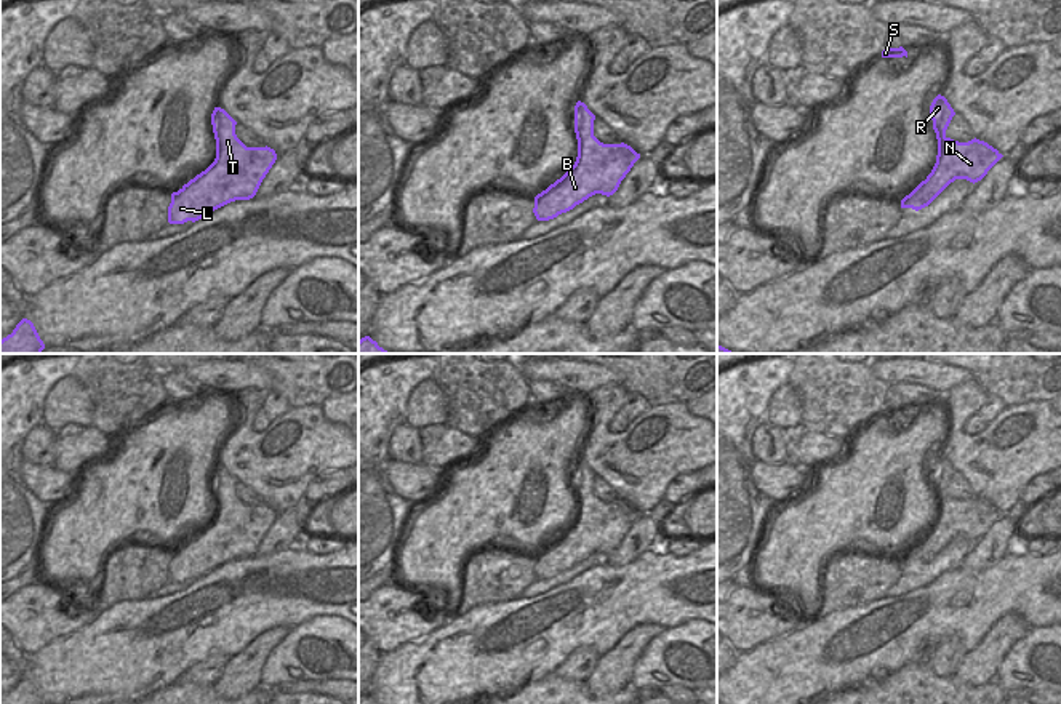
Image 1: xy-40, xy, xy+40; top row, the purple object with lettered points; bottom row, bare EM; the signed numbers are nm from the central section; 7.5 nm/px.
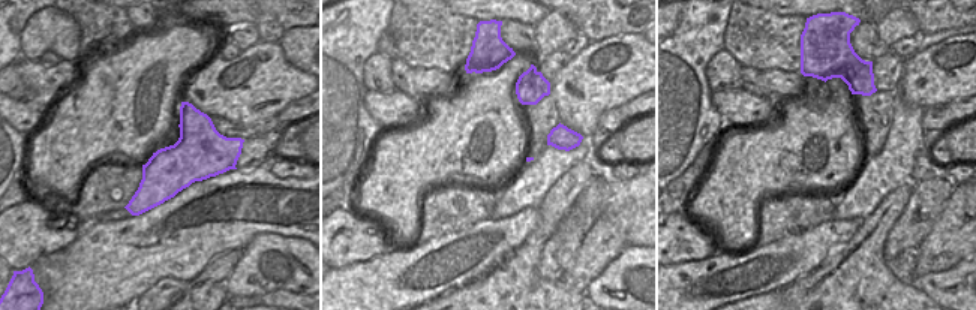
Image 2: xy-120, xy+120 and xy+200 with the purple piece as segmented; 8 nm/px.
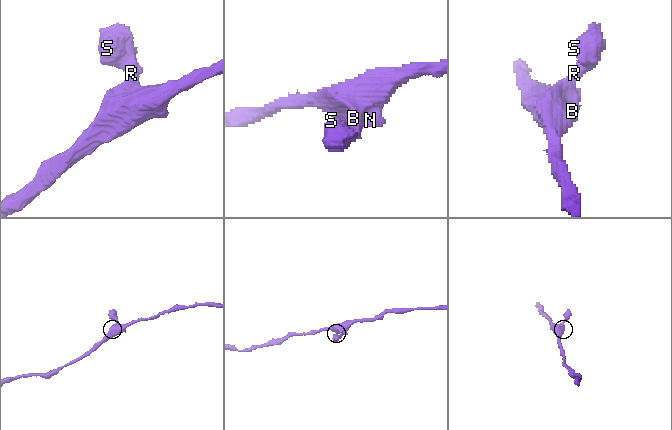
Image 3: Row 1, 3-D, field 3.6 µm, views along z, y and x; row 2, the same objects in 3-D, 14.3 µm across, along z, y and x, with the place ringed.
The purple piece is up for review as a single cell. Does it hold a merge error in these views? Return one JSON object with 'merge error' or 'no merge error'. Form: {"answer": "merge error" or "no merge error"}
{"answer": "no merge error"}

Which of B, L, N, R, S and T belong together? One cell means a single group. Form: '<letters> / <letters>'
B L N R S T

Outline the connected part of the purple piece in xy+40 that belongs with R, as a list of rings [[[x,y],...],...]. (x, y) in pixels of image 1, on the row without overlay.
[[[938,453],[930,464],[938,498],[936,522],[927,538],[901,558],[901,566],[919,570],[928,565],[955,538],[975,542],[1003,515],[997,507],[976,496],[968,501],[947,496],[946,488],[954,474],[947,458]]]

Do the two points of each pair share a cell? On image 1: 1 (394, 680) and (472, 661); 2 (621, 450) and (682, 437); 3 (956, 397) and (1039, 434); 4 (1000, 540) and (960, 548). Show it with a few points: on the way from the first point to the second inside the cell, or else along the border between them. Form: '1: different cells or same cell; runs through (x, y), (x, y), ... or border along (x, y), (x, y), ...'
1: same cell; runs through (413, 680), (453, 666)
2: same cell; runs through (636, 453), (648, 453), (668, 440)
3: same cell; runs through (956, 426), (956, 431), (975, 450), (1010, 450)
4: different cells; border along (973, 543), (960, 567)

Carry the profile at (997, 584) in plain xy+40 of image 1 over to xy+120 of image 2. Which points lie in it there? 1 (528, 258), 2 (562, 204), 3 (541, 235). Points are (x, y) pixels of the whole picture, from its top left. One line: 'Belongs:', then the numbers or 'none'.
Belongs: none

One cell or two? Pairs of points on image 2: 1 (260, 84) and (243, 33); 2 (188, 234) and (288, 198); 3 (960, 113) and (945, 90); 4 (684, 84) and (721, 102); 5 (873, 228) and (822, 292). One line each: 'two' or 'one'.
1: two
2: one
3: two
4: two
5: one

